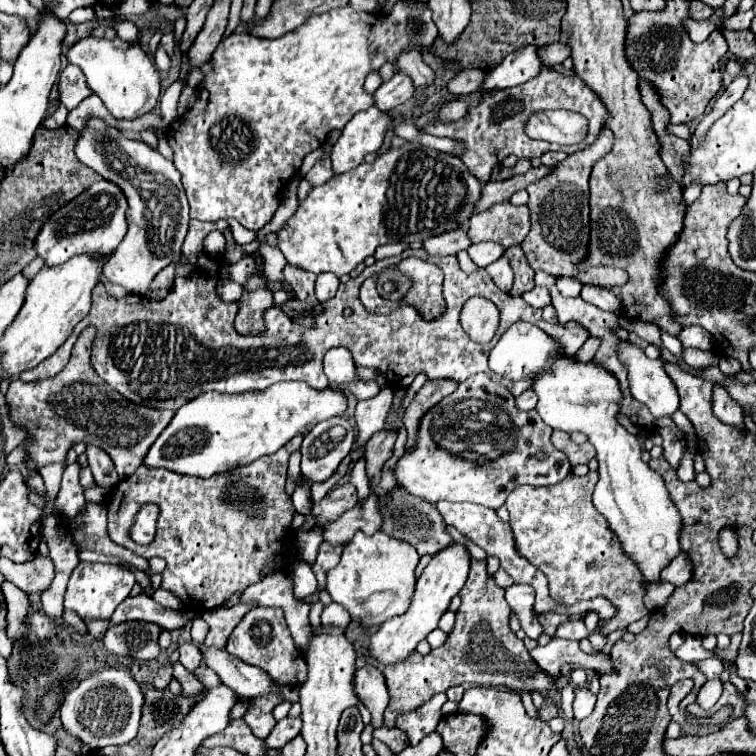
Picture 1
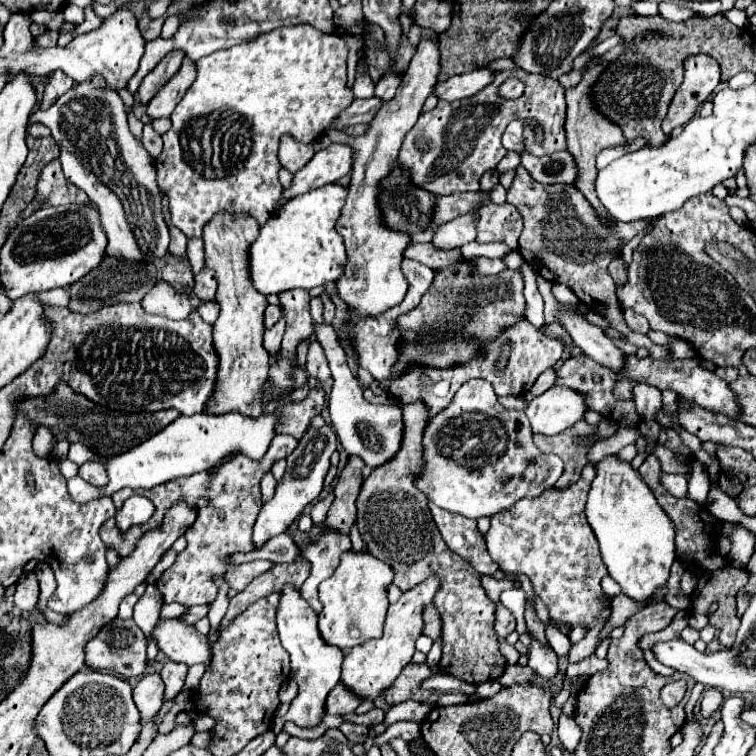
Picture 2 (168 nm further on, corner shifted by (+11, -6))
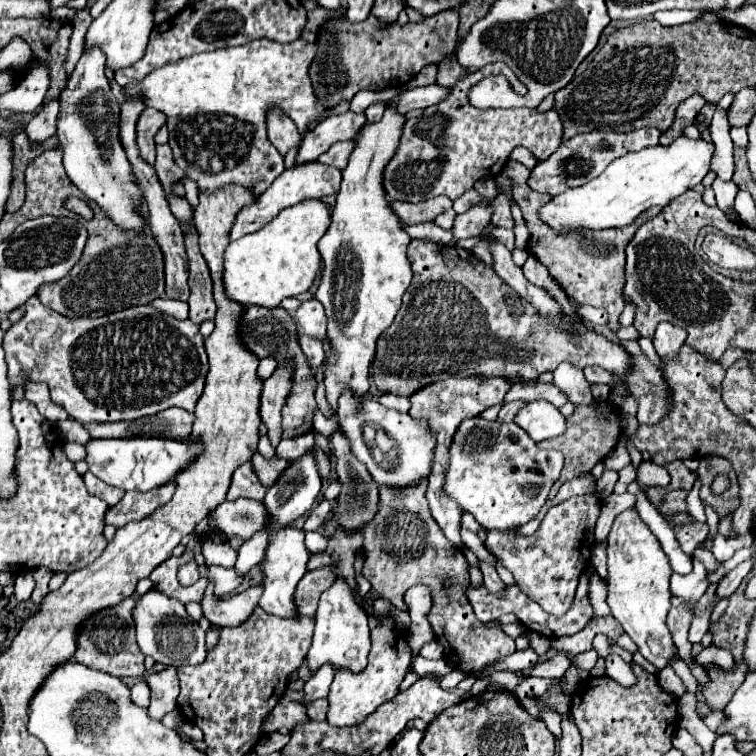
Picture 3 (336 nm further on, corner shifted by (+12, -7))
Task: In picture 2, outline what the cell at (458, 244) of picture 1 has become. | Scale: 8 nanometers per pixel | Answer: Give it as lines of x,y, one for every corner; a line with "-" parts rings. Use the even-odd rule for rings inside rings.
465,214
461,218
437,226
431,244
439,250
453,250
469,244
471,240
475,240
475,222
473,214

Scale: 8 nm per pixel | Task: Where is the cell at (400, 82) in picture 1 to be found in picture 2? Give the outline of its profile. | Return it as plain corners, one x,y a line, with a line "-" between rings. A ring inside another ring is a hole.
371,96
371,98
365,98
365,100
355,98
353,104
351,104
345,112
341,112
341,116
337,118
335,128
341,130
341,128
345,128
345,126
349,126
349,124
371,122
381,106
383,106
383,100
377,98
377,96

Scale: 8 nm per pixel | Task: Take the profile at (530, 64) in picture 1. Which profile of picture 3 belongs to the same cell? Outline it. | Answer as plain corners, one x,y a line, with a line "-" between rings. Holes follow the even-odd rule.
426,85
426,87
414,87
408,89
400,95
400,99
396,101
396,111
400,115
406,115
412,109
426,109
434,103
440,103
444,97
448,97
450,89
444,89
440,85

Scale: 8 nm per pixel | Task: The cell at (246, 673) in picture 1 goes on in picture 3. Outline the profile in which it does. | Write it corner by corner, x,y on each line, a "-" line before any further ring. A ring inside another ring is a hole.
150,589
136,601
132,619
140,651
144,655
154,657
158,663
180,667
180,665
198,665
206,659
206,631
202,631
200,625
190,621
184,603
180,603
178,599
164,597
160,591

